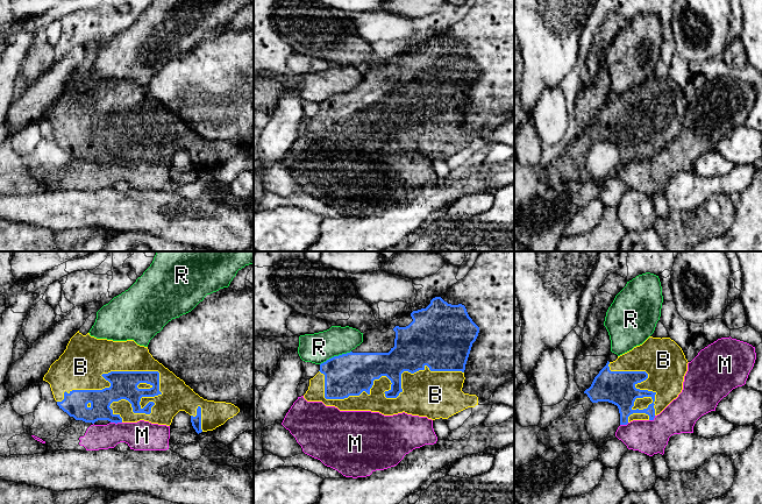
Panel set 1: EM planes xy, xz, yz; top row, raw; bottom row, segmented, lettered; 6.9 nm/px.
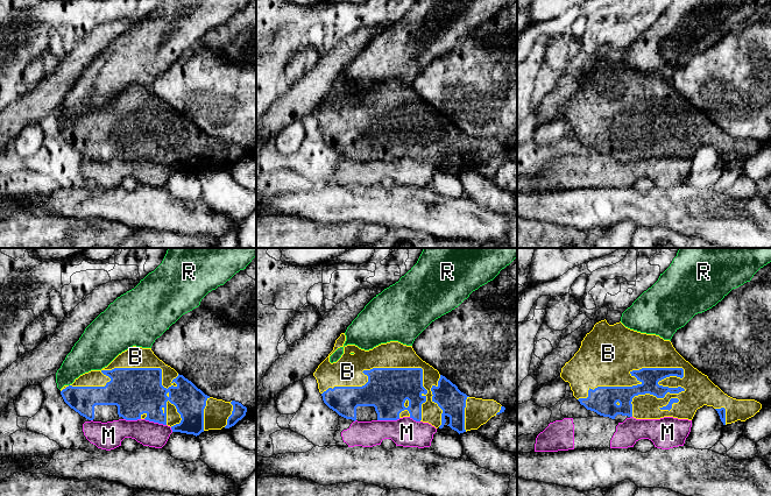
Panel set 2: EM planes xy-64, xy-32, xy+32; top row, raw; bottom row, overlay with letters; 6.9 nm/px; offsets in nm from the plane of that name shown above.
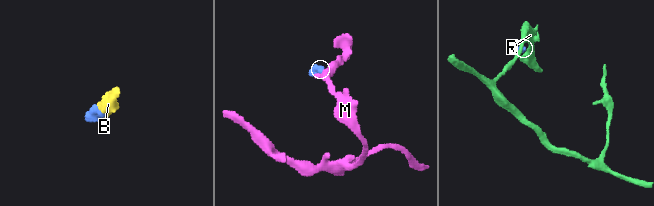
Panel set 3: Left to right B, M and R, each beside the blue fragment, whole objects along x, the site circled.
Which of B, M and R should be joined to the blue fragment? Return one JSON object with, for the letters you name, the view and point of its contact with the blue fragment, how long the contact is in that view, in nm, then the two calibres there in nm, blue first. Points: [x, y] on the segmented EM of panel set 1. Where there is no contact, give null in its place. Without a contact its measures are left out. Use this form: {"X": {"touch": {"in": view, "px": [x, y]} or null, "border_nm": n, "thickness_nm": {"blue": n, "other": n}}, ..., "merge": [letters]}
{"B": {"touch": {"in": "xy", "px": [106, 380]}, "border_nm": 750, "thickness_nm": {"blue": 190, "other": 300}}, "merge": ["B"]}

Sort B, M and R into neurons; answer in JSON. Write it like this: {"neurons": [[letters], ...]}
{"neurons": [["B"], ["M"], ["R"]]}

